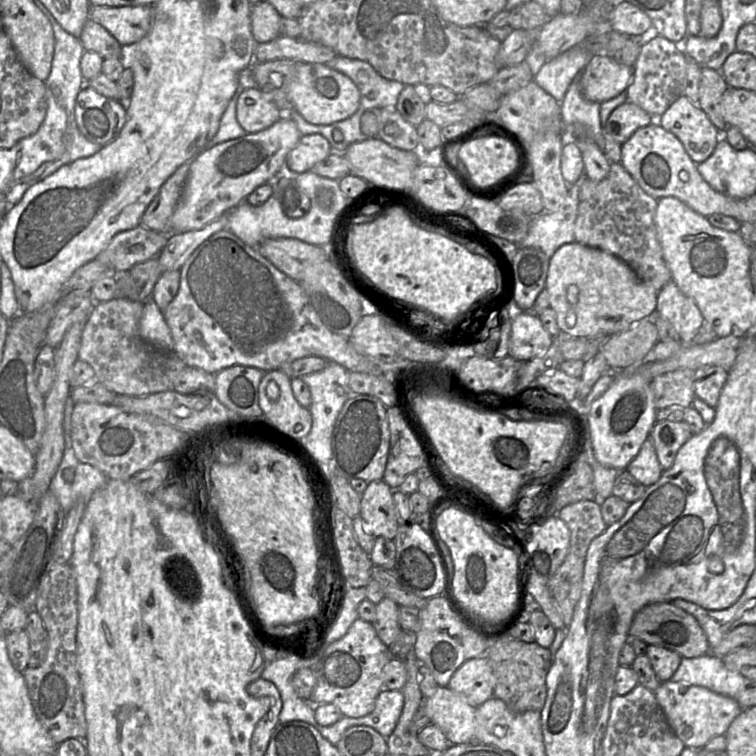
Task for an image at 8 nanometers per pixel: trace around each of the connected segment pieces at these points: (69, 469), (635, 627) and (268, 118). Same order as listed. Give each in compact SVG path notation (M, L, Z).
M65 443L63 457L50 482L49 491L55 495L66 514L77 501L88 503L91 496L108 480L99 469L79 461L72 446Z
M671 602L652 603L639 610L629 629L630 638L639 638L647 645L664 647L684 658L700 657L710 651L707 637L696 618Z
M256 85L245 89L237 100L236 118L246 133L264 130L283 115Z

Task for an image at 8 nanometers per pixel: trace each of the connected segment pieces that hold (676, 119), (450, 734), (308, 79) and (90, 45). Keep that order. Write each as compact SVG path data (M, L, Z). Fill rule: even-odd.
M685 95L678 97L656 120L666 131L671 132L681 141L686 152L696 164L711 156L722 136L699 105L693 104Z
M438 686L432 696L424 699L423 706L430 719L430 724L437 726L448 741L456 745L477 742L475 741L476 708L468 704L462 696L449 687Z
M298 62L287 86L294 109L309 123L330 125L351 117L359 108L360 92L353 81L327 64Z
M88 19L79 36L85 51L93 51L104 59L123 58L120 43L99 23Z

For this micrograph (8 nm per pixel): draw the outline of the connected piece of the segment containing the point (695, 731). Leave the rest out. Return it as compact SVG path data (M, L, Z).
M668 680L662 682L654 694L674 733L685 747L694 749L703 748L715 736L725 735L732 721L742 712L735 699L703 686Z

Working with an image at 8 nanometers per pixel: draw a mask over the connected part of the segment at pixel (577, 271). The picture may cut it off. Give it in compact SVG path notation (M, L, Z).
M578 242L561 245L550 257L545 288L549 294L549 307L555 312L560 331L580 339L600 334L615 335L656 311L658 291L643 282L624 261L612 253Z

